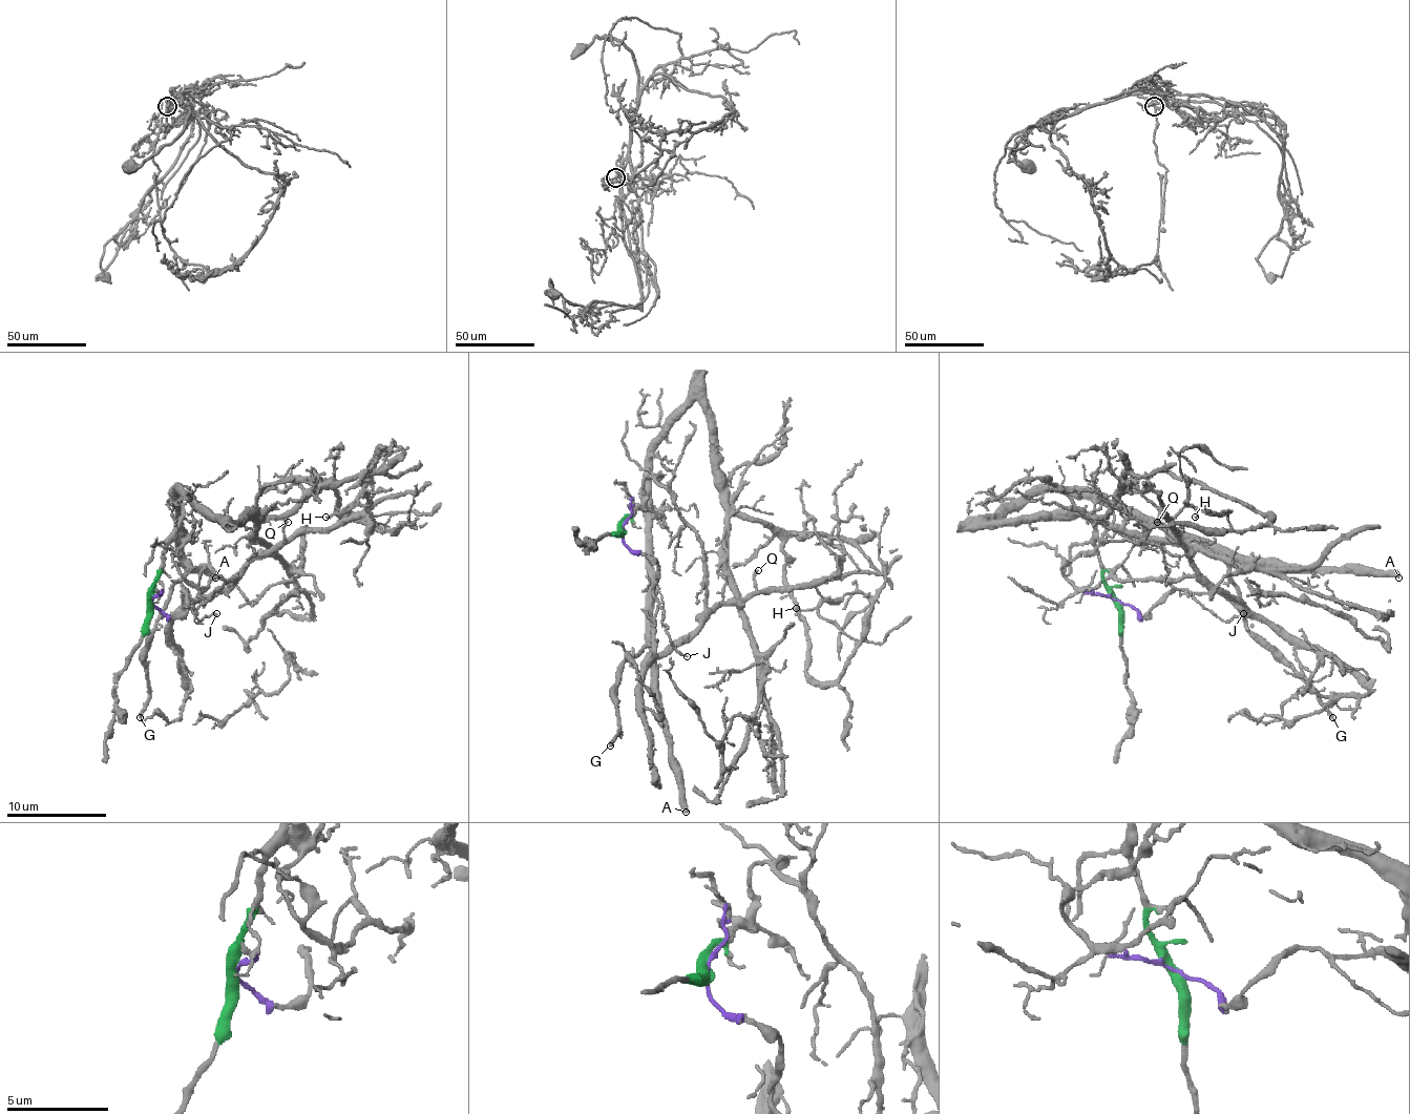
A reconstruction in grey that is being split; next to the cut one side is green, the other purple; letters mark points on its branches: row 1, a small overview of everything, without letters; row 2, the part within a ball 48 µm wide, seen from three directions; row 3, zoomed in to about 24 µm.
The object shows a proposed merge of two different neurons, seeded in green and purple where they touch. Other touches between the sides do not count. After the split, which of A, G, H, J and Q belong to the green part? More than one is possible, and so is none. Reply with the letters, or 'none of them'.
A, G

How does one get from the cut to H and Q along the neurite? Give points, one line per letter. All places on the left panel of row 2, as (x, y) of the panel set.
H: (151, 601), (173, 617), (184, 590), (188, 603), (211, 601), (253, 561), (330, 530), (350, 508), (325, 516)
Q: (151, 601), (173, 617), (186, 610), (184, 590), (188, 603), (211, 601), (255, 558), (280, 548), (288, 521)

